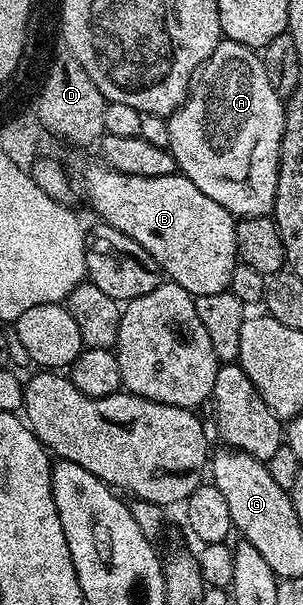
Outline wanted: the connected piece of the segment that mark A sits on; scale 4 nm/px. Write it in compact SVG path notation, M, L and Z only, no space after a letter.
M223 38L202 65L186 101L168 118L168 151L178 163L178 172L187 176L200 194L208 194L212 202L220 202L231 216L270 216L278 193L285 129L286 106L283 97L272 90L272 82L268 82L261 55L240 42Z

